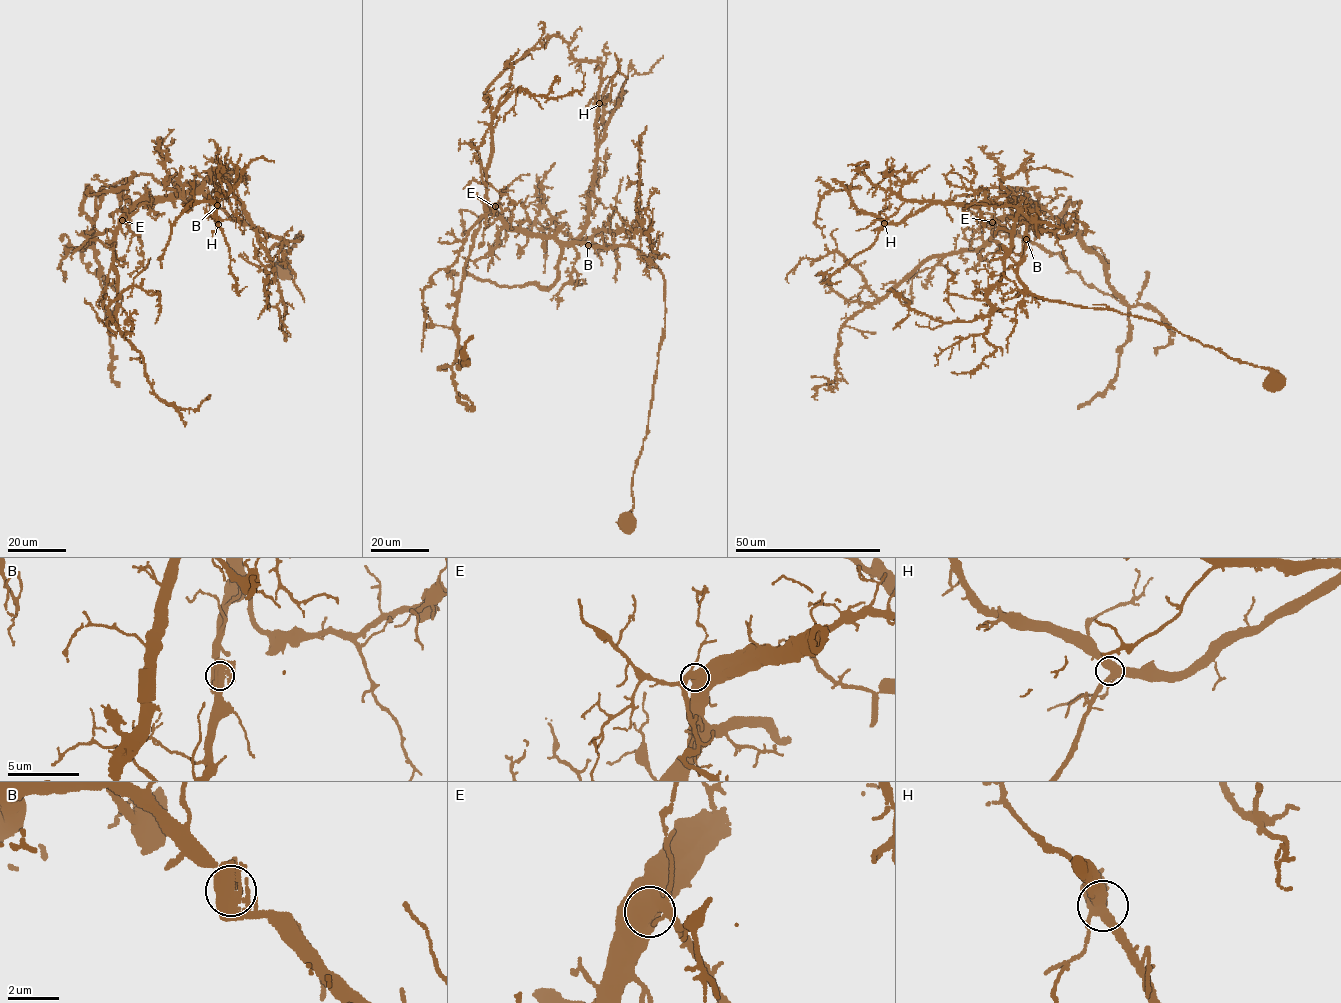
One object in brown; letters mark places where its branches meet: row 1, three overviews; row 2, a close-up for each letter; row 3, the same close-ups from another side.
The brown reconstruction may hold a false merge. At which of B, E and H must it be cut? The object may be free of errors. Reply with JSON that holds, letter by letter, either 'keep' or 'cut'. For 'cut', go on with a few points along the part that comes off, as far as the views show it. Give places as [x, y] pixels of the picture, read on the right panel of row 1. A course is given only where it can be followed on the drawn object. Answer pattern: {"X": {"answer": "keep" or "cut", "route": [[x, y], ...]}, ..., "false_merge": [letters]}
{"B": {"answer": "keep"}, "E": {"answer": "keep"}, "H": {"answer": "keep"}, "false_merge": []}

